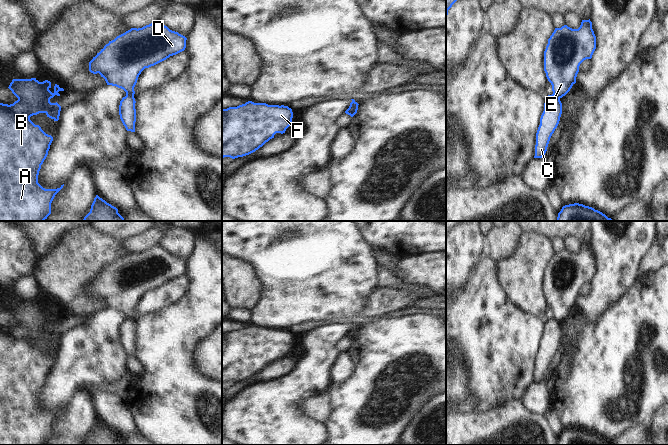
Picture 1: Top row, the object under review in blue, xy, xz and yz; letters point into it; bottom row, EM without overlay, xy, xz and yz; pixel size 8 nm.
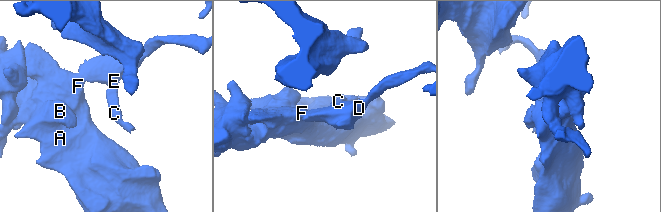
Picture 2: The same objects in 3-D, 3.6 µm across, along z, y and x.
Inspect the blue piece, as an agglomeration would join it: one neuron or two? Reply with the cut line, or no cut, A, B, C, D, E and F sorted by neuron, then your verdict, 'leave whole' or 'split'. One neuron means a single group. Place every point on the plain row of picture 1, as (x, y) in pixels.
cut in xy along (126, 318), (133, 319); A B D E F / C; split

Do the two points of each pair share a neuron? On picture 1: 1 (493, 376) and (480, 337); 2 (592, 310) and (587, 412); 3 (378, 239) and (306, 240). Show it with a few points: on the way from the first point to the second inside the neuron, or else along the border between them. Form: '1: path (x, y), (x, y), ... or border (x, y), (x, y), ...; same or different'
1: path (493, 366), (493, 350), (490, 347); same
2: border (576, 305), (587, 322), (594, 322), (609, 307); different
3: border (359, 231), (369, 244); different

